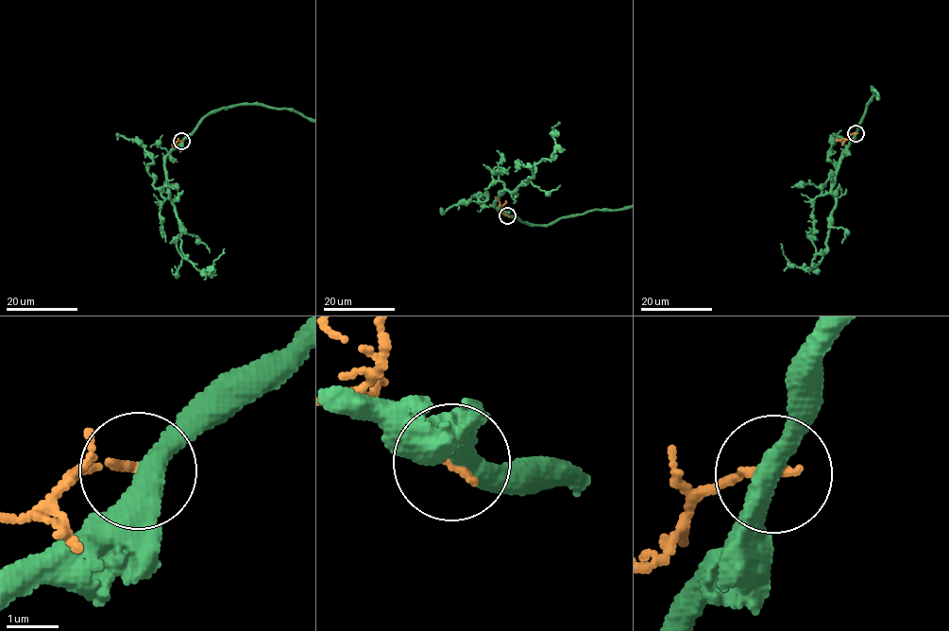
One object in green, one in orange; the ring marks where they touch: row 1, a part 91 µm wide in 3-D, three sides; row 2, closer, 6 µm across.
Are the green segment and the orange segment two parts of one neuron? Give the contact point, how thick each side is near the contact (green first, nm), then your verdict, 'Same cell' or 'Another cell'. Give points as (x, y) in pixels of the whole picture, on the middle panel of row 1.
Place: (507, 215). Thickness 420 nm (green) against 160 nm. Another cell

